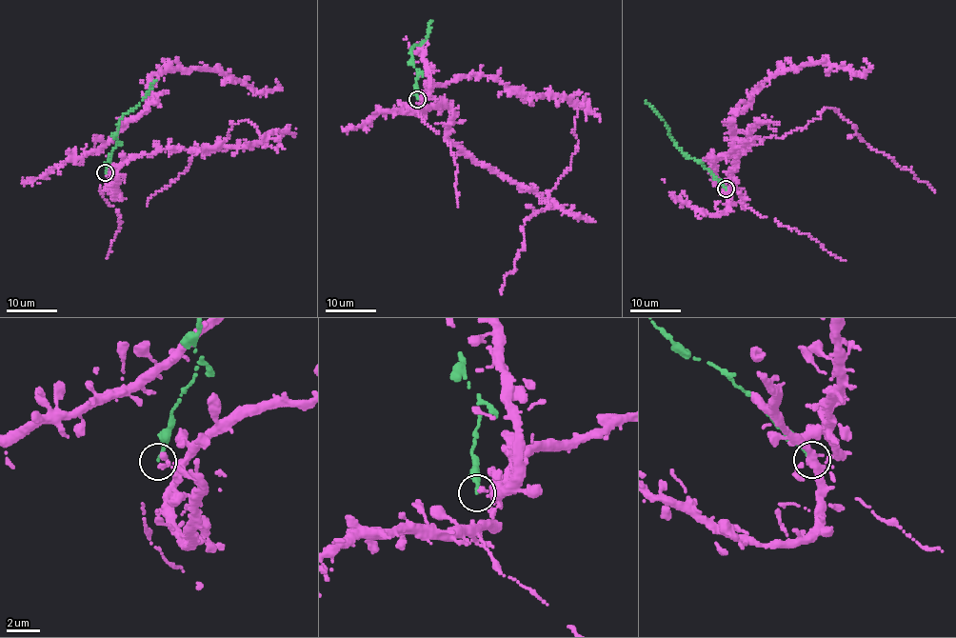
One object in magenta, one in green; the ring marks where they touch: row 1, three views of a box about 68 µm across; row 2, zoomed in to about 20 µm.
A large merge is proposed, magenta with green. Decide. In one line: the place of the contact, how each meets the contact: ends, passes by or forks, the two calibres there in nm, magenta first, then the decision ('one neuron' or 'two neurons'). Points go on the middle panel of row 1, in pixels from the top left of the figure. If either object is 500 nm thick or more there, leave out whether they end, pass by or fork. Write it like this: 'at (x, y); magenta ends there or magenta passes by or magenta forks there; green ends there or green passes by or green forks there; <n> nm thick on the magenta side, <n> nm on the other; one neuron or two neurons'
at (417, 99); magenta ends there; green ends there; 240 nm thick on the magenta side, 160 nm on the other; one neuron

